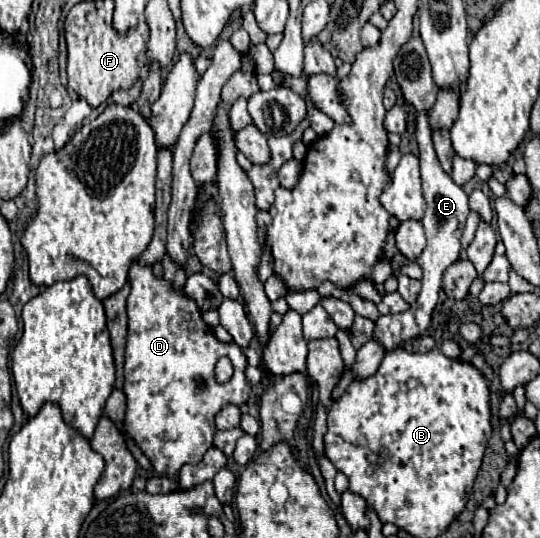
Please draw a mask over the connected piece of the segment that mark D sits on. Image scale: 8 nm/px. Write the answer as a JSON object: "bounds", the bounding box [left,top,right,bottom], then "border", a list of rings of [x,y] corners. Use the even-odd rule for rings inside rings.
{"bounds":[124,261,250,477],"border":[[[132,261],[130,273],[130,295],[126,303],[128,313],[128,337],[126,337],[126,361],[124,361],[124,395],[126,395],[126,417],[124,435],[132,439],[142,453],[152,461],[158,475],[176,477],[180,467],[186,463],[202,461],[204,453],[212,447],[216,433],[216,415],[224,405],[246,405],[250,401],[250,383],[246,379],[248,361],[234,343],[222,343],[214,331],[202,321],[202,311],[192,297],[182,289],[174,287],[164,277],[156,277],[150,265],[140,265]],[[220,357],[230,357],[234,365],[234,375],[228,383],[216,381],[216,363]],[[196,379],[204,379],[204,387],[196,387]]]}

